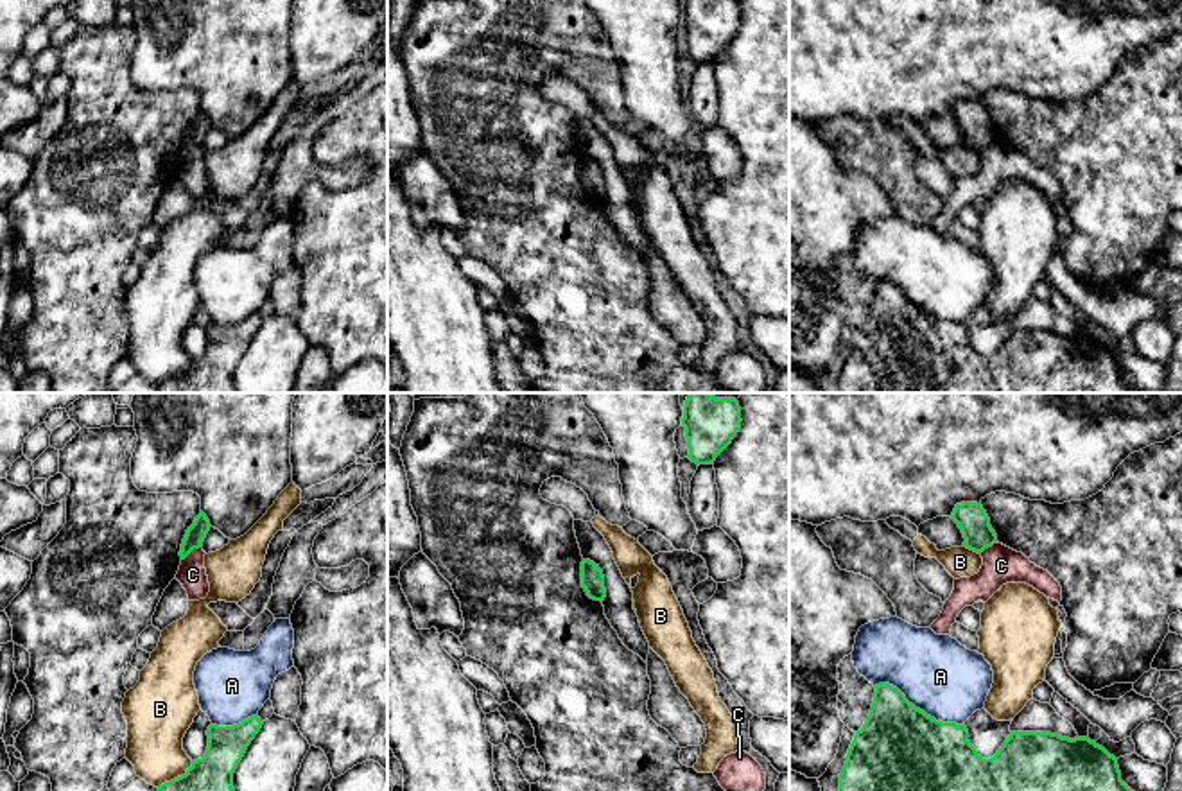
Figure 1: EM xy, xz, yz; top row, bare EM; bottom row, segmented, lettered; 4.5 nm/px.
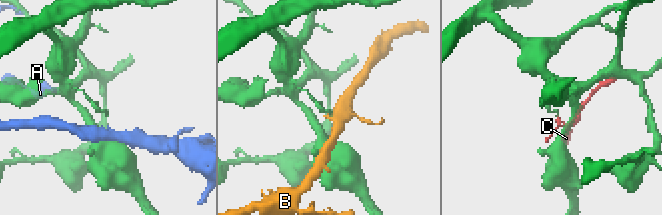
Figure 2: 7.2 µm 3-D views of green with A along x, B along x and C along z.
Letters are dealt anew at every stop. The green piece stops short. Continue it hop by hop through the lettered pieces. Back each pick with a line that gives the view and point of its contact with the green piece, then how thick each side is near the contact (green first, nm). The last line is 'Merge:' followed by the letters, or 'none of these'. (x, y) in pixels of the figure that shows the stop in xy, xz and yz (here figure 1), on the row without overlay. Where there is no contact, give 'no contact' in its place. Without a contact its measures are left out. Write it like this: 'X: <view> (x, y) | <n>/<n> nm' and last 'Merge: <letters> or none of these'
Merge: none of these

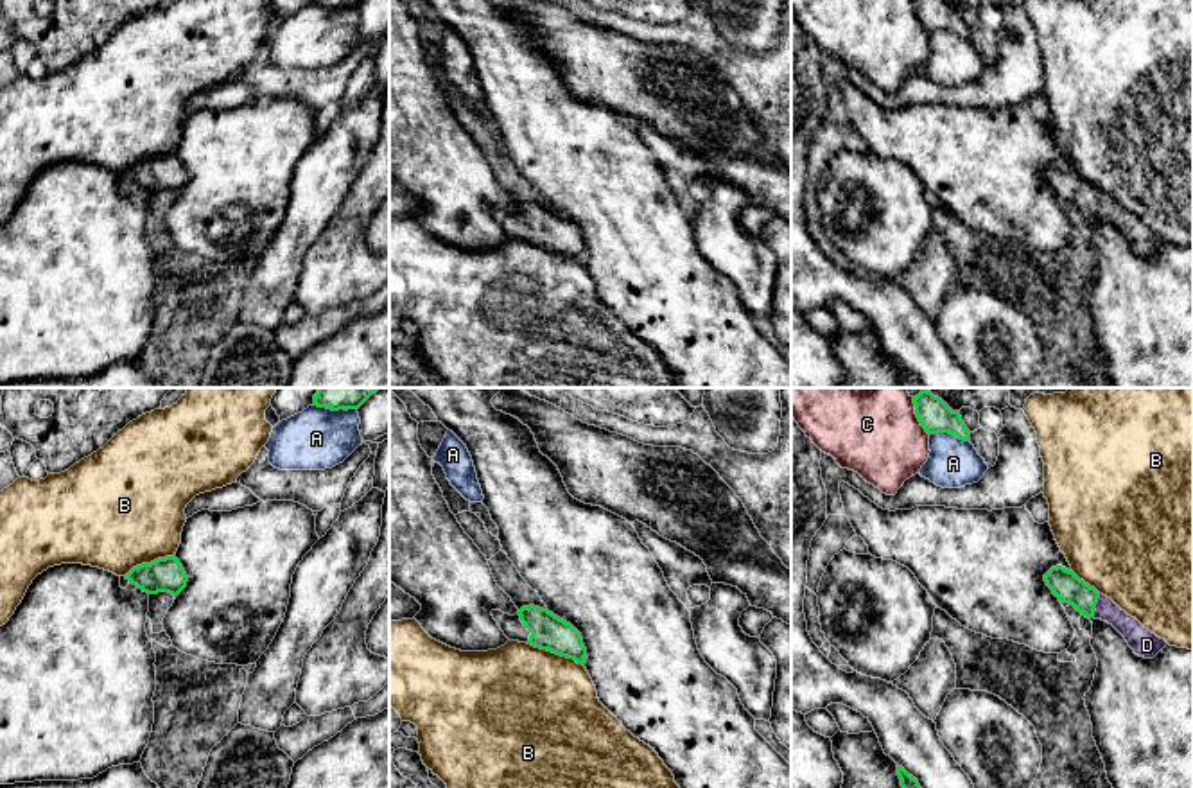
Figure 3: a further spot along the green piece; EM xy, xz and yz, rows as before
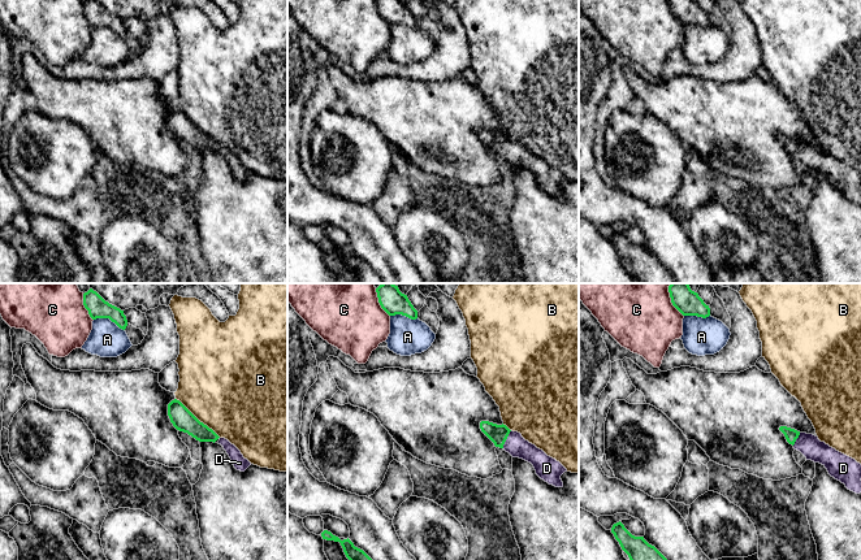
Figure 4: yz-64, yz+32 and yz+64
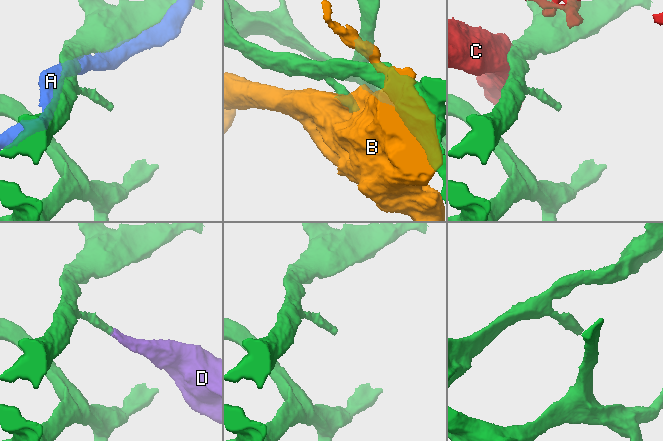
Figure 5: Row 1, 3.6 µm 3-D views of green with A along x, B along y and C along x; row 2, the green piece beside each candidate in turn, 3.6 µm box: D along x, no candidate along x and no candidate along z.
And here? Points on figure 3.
D: yz (1095, 203) | 140/110 nm
Merge: D

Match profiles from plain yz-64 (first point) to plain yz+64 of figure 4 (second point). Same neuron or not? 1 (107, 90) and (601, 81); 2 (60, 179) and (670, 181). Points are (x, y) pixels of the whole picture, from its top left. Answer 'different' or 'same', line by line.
1: different
2: same

